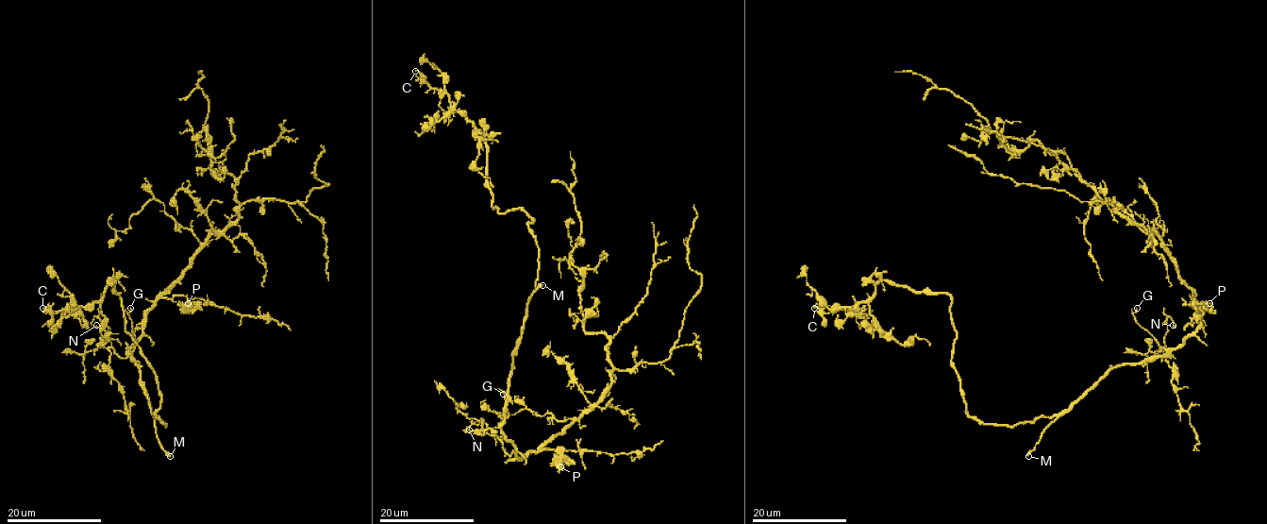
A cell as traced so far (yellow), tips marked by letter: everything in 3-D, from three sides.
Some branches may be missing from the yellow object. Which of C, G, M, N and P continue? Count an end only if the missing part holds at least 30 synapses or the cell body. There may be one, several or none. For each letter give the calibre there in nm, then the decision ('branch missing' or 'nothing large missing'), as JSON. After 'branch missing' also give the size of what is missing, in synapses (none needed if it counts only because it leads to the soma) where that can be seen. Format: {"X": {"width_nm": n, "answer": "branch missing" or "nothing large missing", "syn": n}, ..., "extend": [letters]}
{"C": {"width_nm": 120, "answer": "nothing large missing"}, "G": {"width_nm": 130, "answer": "nothing large missing"}, "M": {"width_nm": 340, "answer": "branch missing"}, "N": {"width_nm": 140, "answer": "nothing large missing"}, "P": {"width_nm": 200, "answer": "nothing large missing"}, "extend": ["M"]}

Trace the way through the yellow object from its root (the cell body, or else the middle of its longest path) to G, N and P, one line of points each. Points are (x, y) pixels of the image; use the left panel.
G: (132, 358), (129, 348), (136, 344), (136, 339), (127, 314), (130, 308)
N: (132, 358), (122, 358), (115, 352), (108, 334), (94, 315), (91, 325), (96, 325)
P: (132, 358), (129, 348), (141, 334), (148, 310), (159, 298), (184, 295), (188, 310), (188, 303)

